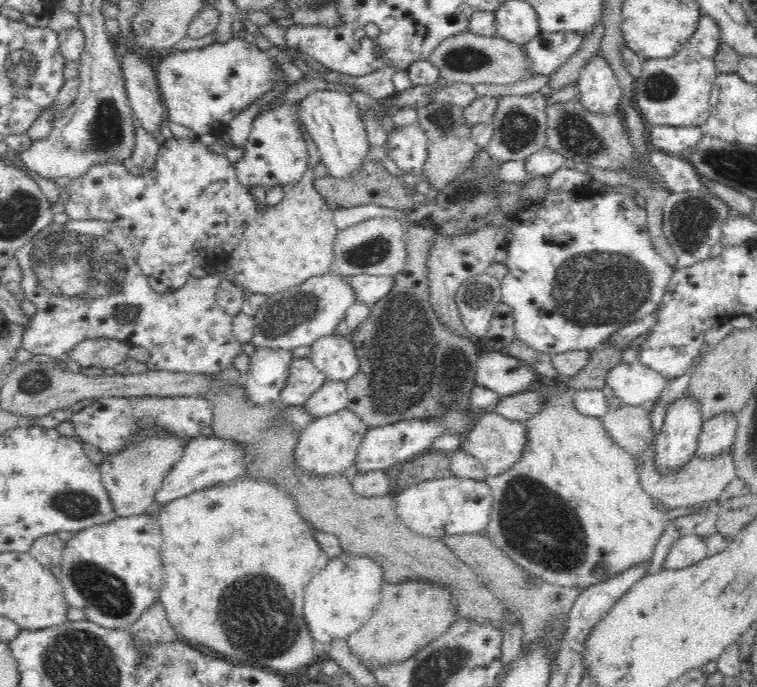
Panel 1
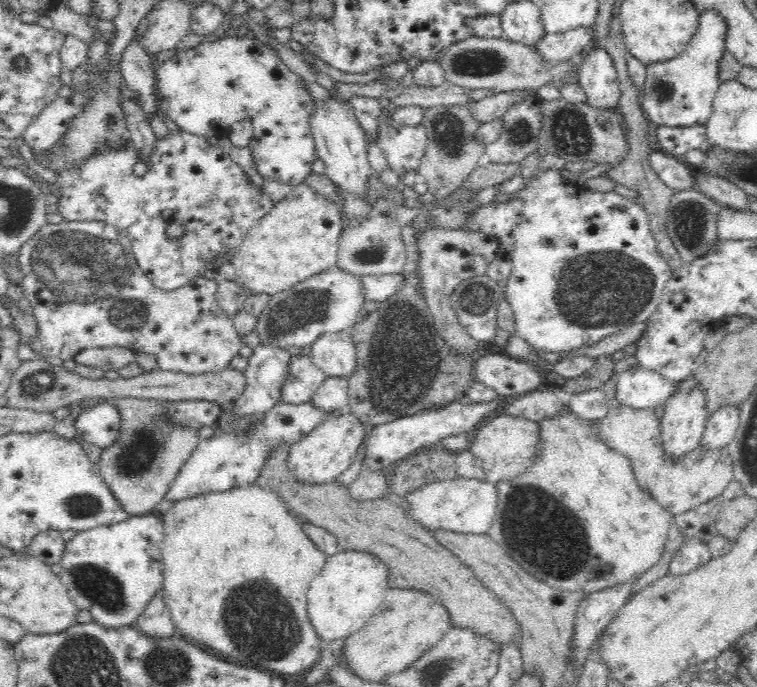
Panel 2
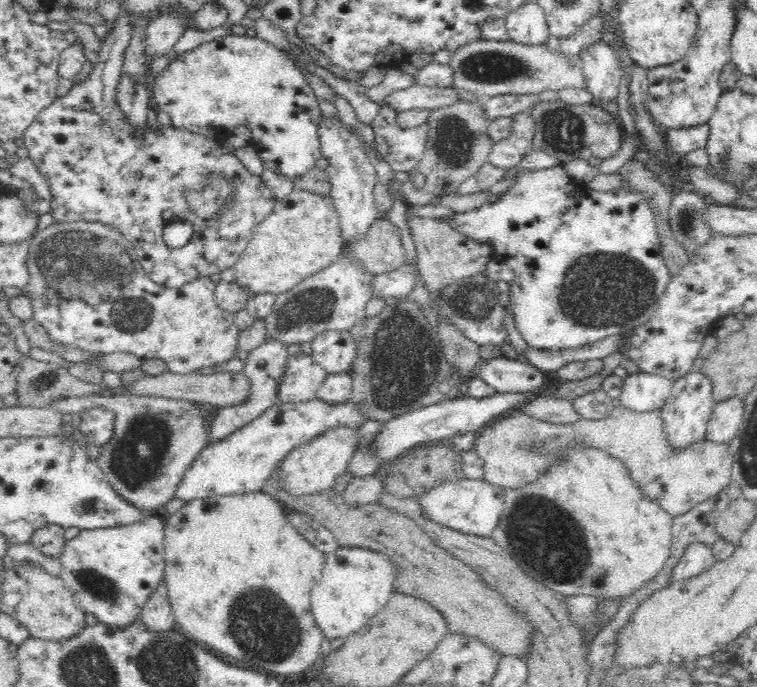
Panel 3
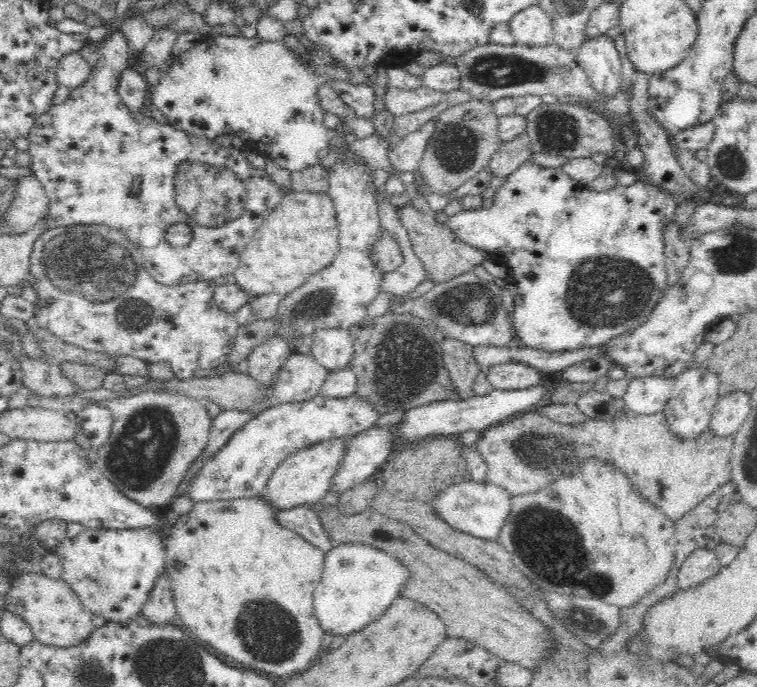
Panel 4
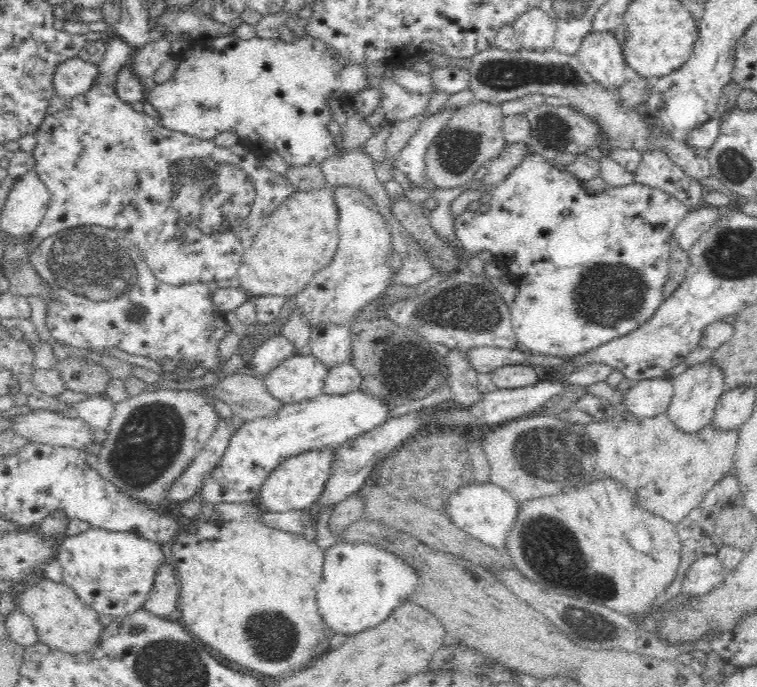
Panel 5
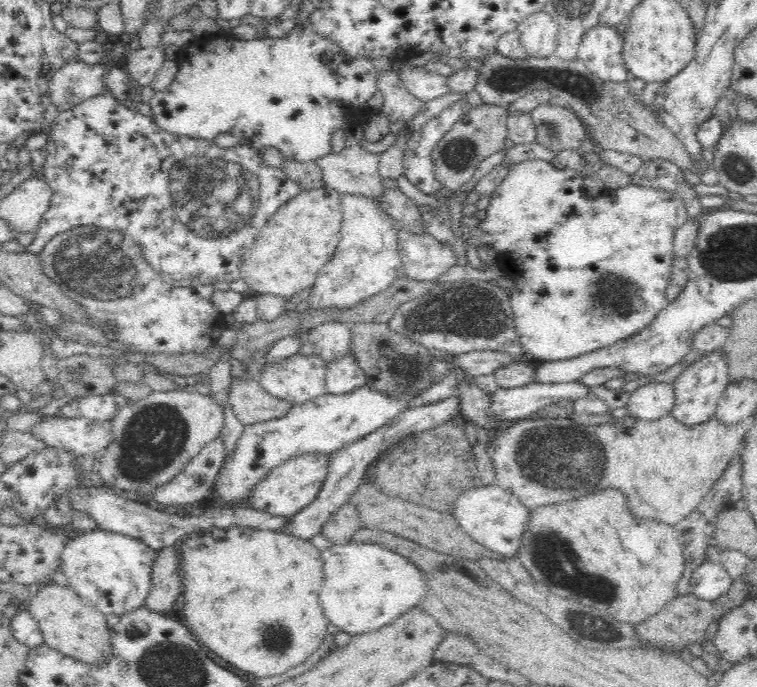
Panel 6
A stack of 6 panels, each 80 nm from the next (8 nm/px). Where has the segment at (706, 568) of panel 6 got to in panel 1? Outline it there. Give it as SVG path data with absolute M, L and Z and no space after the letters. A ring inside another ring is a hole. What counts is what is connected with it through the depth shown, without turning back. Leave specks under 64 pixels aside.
M694 534L682 536L672 544L672 548L664 560L664 569L683 570L686 566L692 566L708 556L704 538Z

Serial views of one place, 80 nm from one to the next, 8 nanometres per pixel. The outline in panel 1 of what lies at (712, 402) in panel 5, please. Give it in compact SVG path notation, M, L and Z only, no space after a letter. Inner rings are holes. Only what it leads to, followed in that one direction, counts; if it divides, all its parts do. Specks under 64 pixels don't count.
M684 392L667 407L665 419L656 438L656 467L660 473L669 473L684 466L697 452L698 436L703 426L702 411L698 409L698 401Z

